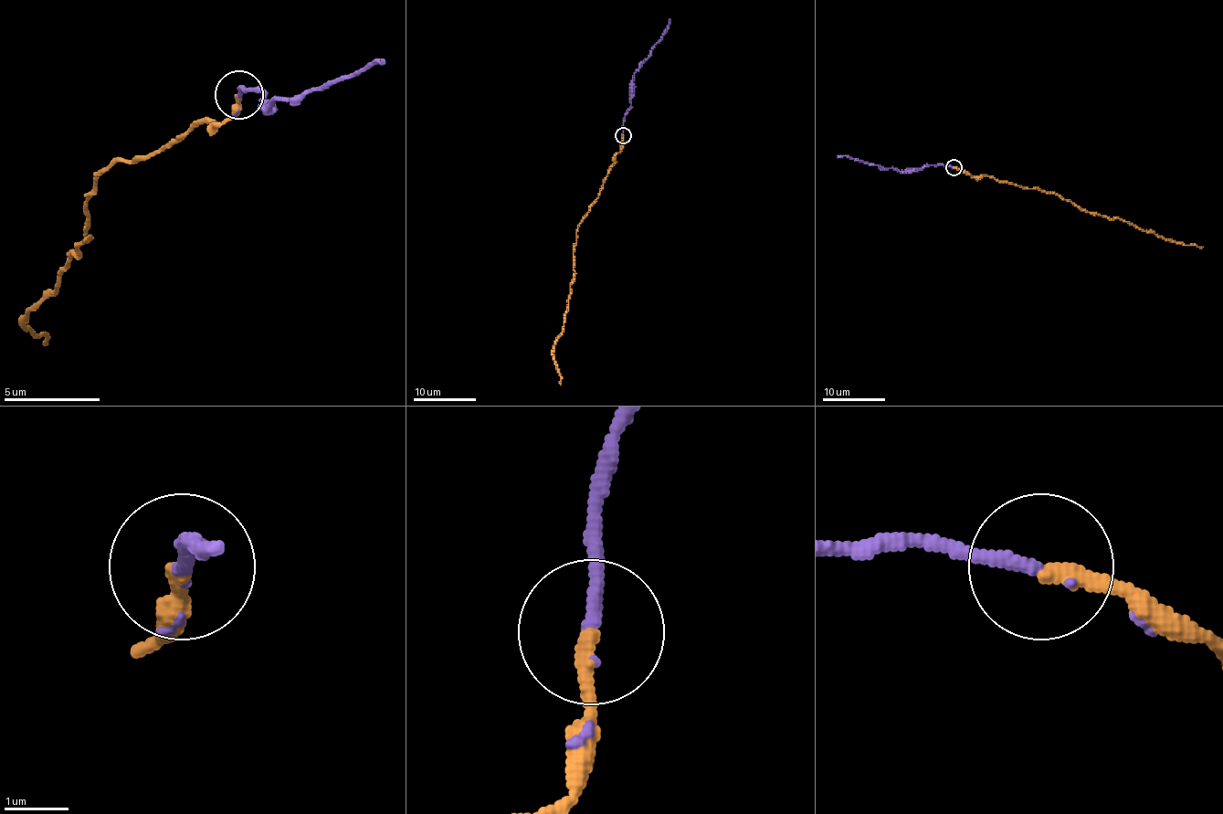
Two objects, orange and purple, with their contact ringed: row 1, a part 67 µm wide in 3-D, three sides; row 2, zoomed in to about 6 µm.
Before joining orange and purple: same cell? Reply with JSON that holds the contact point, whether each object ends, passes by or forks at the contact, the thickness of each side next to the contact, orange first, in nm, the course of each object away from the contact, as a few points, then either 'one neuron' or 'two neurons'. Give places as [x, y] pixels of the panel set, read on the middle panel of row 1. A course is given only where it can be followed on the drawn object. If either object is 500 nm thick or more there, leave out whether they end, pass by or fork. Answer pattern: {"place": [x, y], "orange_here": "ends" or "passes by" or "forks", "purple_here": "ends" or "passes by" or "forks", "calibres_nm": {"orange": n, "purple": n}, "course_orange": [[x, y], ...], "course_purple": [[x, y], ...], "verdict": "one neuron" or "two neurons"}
{"place": [623, 135], "orange_here": "ends", "purple_here": "passes by", "calibres_nm": {"orange": 260, "purple": 160}, "course_orange": [[623, 135], [623, 148], [616, 155], [616, 163], [576, 232], [574, 276], [562, 334], [553, 352], [561, 385]], "course_purple": [[623, 135], [623, 118], [631, 105], [633, 76], [670, 19]], "verdict": "one neuron"}

